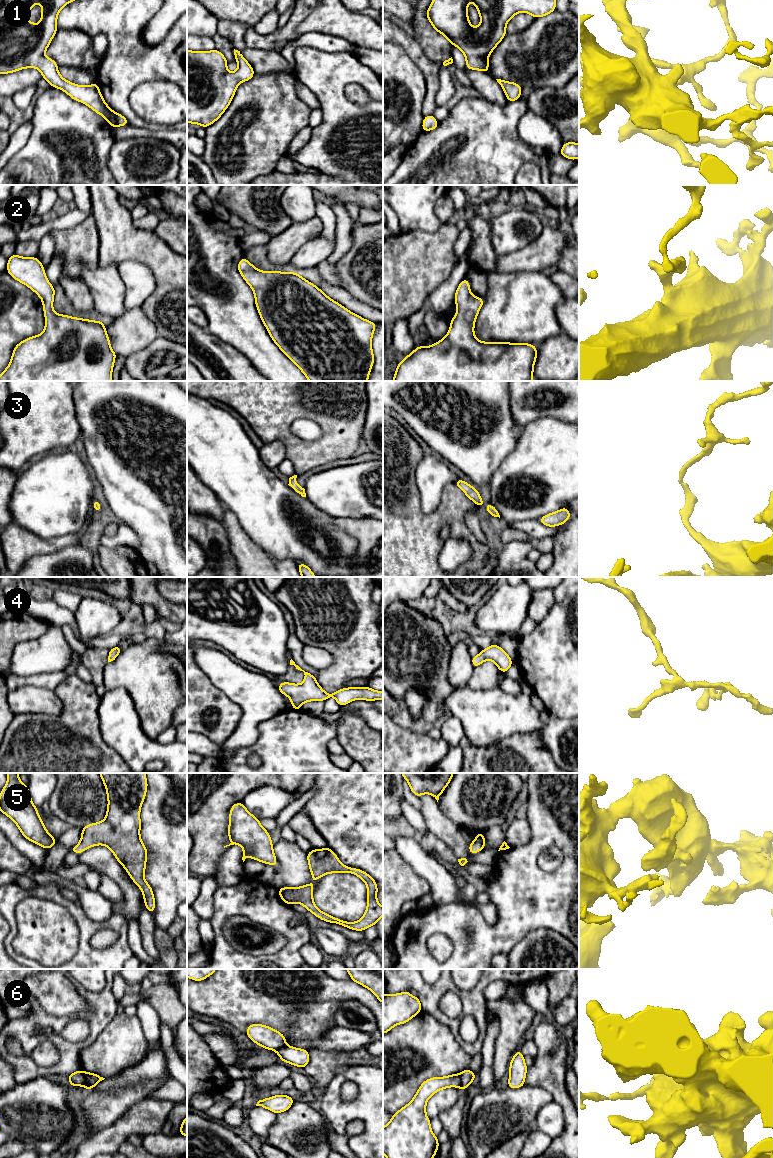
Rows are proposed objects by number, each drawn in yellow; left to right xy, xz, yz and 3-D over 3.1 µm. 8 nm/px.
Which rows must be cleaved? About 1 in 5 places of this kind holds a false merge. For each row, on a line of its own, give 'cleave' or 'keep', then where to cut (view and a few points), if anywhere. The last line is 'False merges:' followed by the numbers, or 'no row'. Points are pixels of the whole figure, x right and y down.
1: keep | no cut
2: keep | no cut
3: keep | no cut
4: keep | no cut
5: keep | no cut
6: cleave | xy (84, 1072), (86, 1087)
False merges: 6

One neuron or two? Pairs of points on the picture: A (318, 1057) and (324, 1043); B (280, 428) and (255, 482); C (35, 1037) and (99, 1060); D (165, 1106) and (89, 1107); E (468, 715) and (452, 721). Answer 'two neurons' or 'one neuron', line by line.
A: two neurons
B: two neurons
C: two neurons
D: two neurons
E: two neurons

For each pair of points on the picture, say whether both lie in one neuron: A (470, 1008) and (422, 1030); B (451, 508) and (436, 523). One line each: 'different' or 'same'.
A: different
B: same

